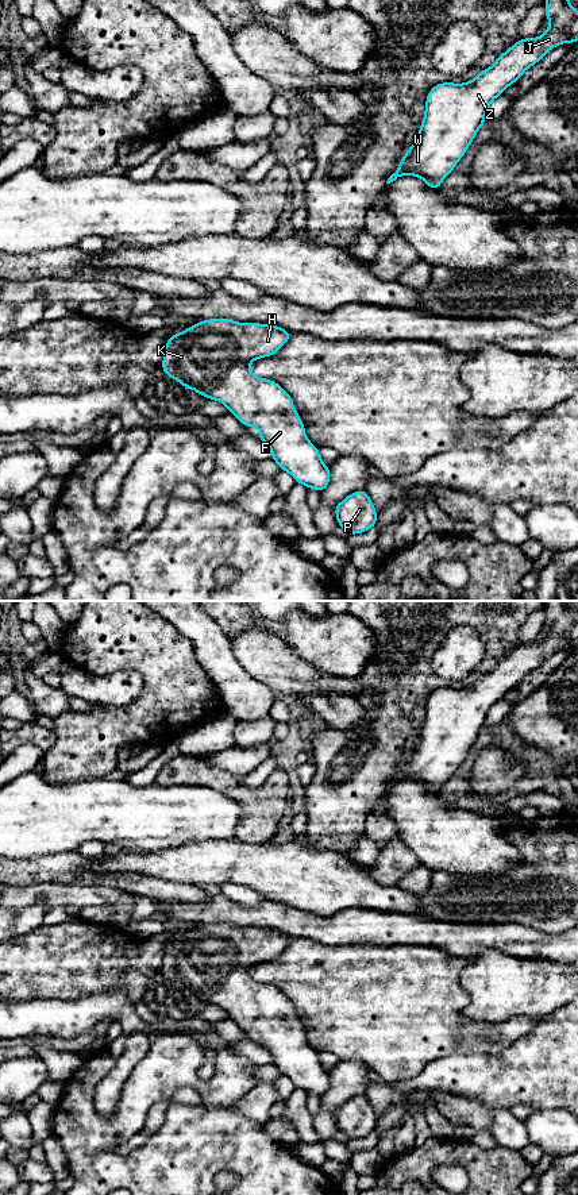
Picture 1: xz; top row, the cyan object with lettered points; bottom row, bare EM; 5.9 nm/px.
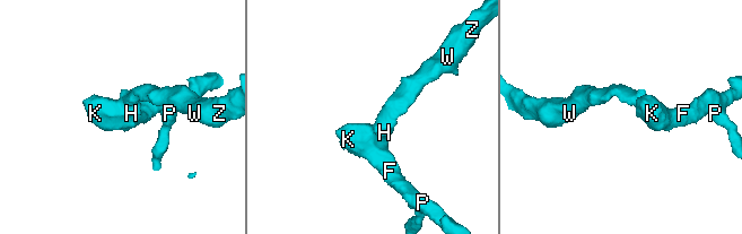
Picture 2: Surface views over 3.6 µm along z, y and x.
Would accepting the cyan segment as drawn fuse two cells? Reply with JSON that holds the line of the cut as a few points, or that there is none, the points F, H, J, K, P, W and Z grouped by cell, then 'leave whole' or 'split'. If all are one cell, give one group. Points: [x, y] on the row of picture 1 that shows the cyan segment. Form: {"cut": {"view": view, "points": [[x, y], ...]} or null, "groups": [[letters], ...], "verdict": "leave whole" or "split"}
{"cut": null, "groups": [["F", "H", "J", "K", "P", "W", "Z"]], "verdict": "leave whole"}

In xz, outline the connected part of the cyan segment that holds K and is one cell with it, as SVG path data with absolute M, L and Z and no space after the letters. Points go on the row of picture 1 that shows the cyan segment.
M201 320L167 339L161 367L182 388L224 404L244 427L257 427L281 470L321 494L331 470L308 440L293 398L250 370L253 361L274 355L290 336L271 324Z

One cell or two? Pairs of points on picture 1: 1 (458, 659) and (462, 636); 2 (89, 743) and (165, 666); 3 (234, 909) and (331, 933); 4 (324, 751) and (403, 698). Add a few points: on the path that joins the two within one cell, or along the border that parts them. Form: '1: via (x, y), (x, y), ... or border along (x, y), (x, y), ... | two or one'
1: via (459, 654), (462, 651), (462, 642) | one
2: via (112, 731), (118, 725), (124, 725), (161, 689) | one
3: via (258, 916), (276, 916), (307, 925) | one
4: via (345, 741), (358, 732), (370, 733), (385, 719) | one

